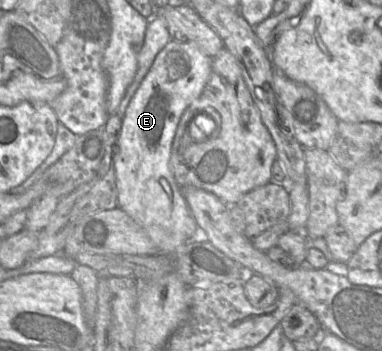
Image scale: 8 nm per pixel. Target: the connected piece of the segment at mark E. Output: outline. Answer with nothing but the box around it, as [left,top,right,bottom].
[113,40,212,254]

